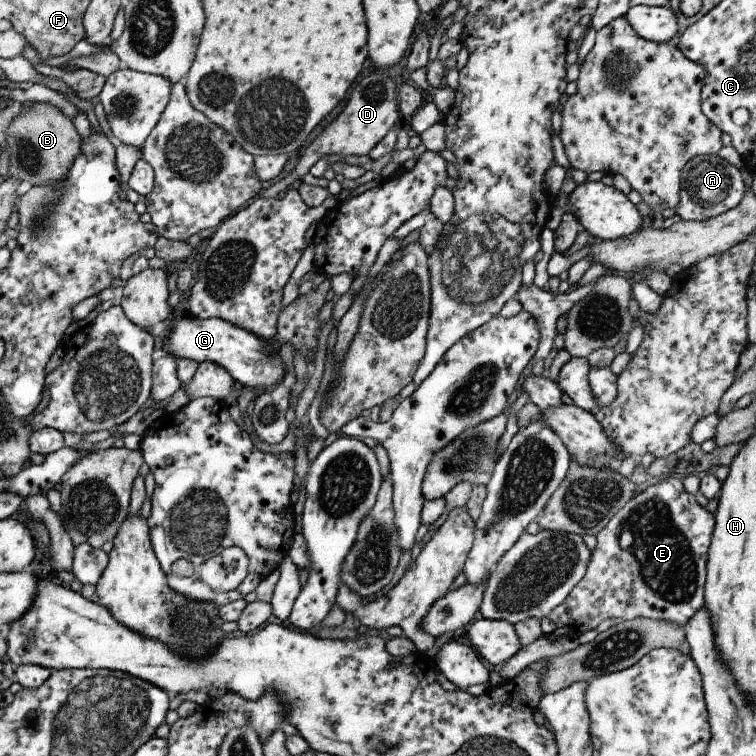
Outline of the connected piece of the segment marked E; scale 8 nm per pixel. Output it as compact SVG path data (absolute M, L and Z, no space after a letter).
M670 477L661 480L654 485L645 485L636 493L616 514L608 521L608 524L596 535L597 544L591 550L591 557L588 563L587 573L574 586L566 600L553 608L543 619L541 629L543 636L549 640L556 640L569 636L569 629L579 628L578 632L586 632L596 628L606 618L622 618L624 621L632 620L636 617L648 617L649 619L664 619L678 626L686 626L687 622L696 614L696 611L705 604L705 578L707 577L708 551L715 527L715 515L712 515L706 507L701 507L694 495L688 494L684 490L682 478Z

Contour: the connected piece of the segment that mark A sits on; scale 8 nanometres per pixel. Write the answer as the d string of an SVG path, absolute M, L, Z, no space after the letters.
M719 154L691 158L682 169L676 214L685 221L703 221L728 212L740 204L745 193L740 169Z

